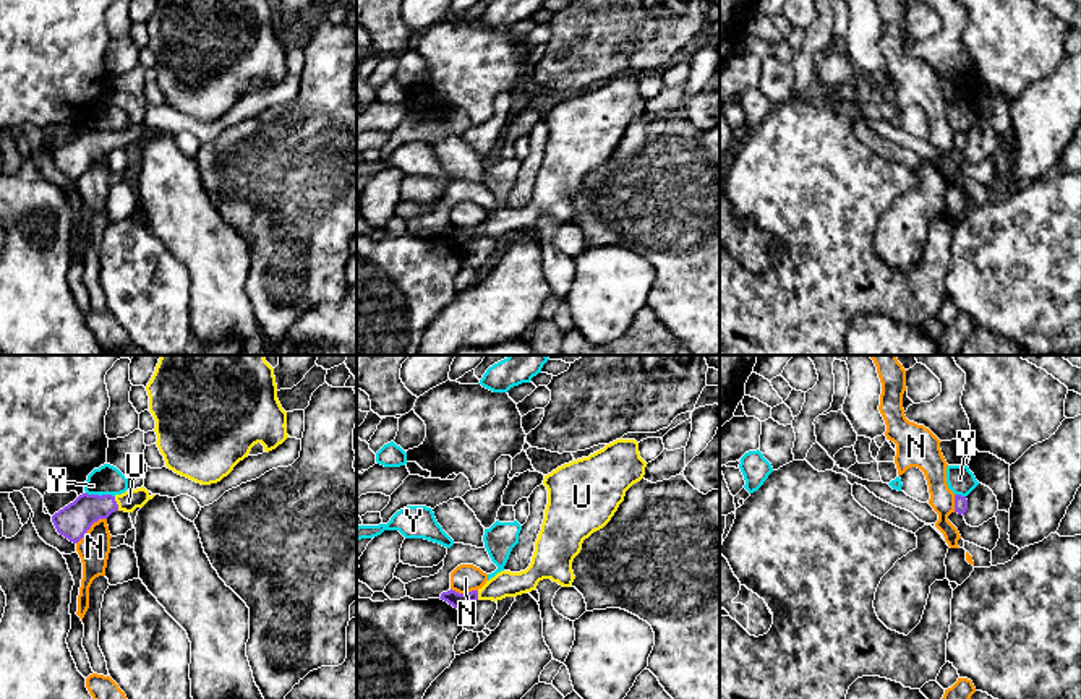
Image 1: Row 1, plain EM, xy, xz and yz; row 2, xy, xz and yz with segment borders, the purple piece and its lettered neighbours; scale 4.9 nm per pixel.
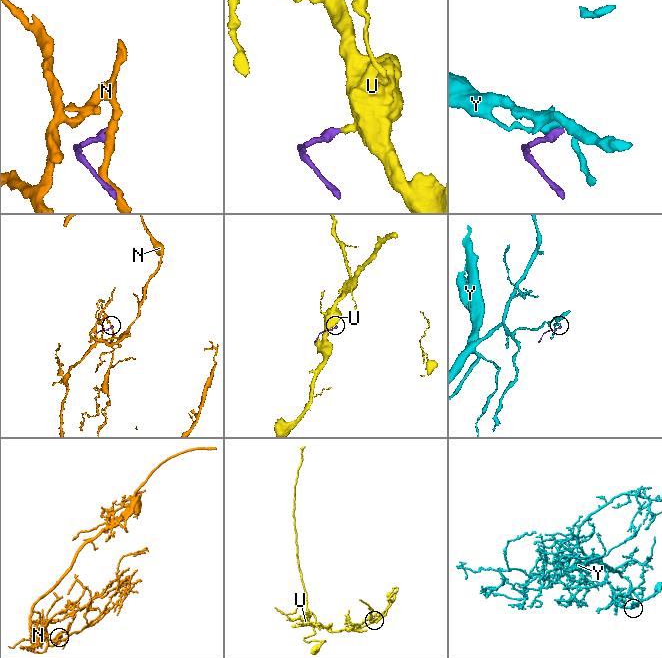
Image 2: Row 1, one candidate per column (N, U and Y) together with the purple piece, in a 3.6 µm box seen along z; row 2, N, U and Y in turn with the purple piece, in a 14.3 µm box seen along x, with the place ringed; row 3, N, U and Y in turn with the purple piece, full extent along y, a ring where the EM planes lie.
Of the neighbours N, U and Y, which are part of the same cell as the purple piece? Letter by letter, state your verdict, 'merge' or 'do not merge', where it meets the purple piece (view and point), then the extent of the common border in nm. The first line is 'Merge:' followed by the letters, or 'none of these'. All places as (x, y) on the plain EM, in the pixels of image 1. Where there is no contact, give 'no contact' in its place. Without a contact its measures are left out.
Merge: U
N: do not merge | xy (89, 164) | 200 nm
U: merge | xy (115, 140) | 80 nm
Y: do not merge | xy (102, 132) | 150 nm

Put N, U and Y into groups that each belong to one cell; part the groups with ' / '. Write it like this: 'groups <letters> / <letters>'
groups N / U / Y

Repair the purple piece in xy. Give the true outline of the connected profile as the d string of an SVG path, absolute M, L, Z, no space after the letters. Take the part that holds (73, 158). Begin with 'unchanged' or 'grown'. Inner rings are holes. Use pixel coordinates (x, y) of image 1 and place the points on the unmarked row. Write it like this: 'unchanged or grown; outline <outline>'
grown; outline M144 123L115 133L83 130L73 139L55 149L52 159L60 172L78 180L99 156L107 156L115 148L133 149L154 133Z

